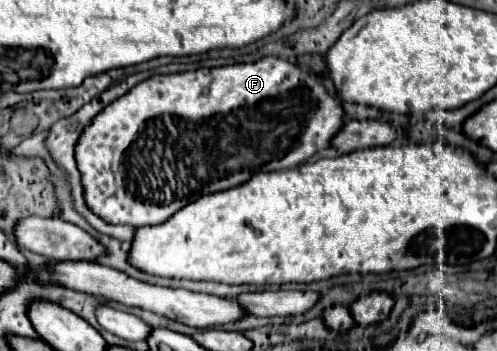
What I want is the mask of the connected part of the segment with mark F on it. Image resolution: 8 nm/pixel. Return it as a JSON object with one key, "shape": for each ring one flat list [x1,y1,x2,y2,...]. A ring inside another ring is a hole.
{"shape":[[267,56,251,64,233,64,233,66,221,66,221,68,201,68,195,72,181,72,181,74,167,74,167,76,151,76,137,86,133,86,127,94,105,106,93,122,81,132,77,144,75,144,75,162,81,172,81,184,85,192,85,204,91,212,95,212,101,220,107,224,127,224,133,228,139,226,151,226,161,224,167,218,171,218,177,210,181,210,185,204,191,204,199,200,205,194,213,194,219,190,235,188,237,184,245,184,249,178,253,178,257,172,273,172,273,170,287,170,295,168,297,164,307,162,317,150,329,148,329,140,343,124,343,108,327,92,327,88,321,84,321,80,299,66,285,62,277,56]]}

